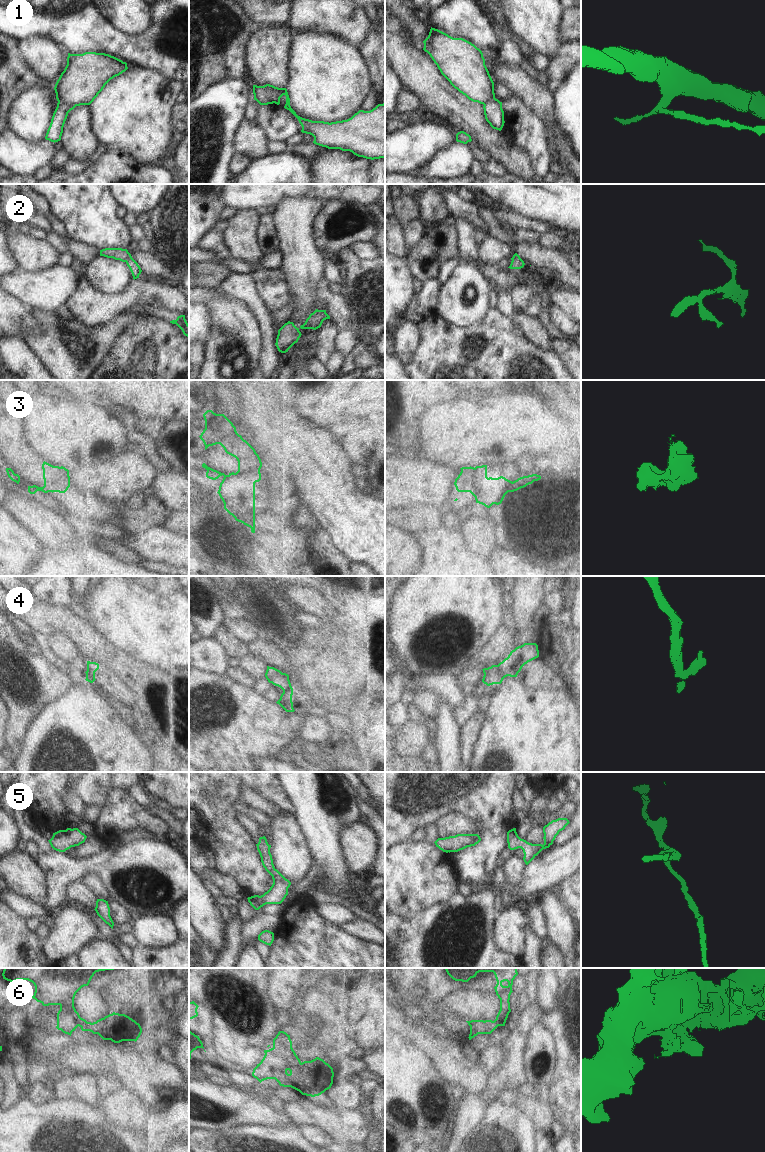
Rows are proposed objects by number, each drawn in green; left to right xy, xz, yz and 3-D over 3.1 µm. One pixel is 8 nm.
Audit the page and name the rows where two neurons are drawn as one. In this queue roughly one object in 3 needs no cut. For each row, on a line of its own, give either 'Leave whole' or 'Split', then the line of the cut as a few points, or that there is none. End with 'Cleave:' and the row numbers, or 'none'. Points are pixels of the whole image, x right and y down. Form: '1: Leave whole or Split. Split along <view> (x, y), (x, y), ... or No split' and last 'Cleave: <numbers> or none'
1: Split. Split along xz (261, 86), (266, 89), (272, 89), (275, 92), (274, 102)
2: Leave whole. No split
3: Split. Split along xz (259, 469), (229, 475)
4: Split. Split along yz (497, 665), (504, 677)
5: Leave whole. No split
6: Leave whole. No split
Cleave: 1, 3, 4.

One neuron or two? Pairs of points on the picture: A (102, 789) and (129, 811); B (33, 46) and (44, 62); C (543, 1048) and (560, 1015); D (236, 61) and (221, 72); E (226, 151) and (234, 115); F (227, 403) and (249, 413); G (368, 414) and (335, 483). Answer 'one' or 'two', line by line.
A: two
B: one
C: two
D: one
E: one
F: two
G: two

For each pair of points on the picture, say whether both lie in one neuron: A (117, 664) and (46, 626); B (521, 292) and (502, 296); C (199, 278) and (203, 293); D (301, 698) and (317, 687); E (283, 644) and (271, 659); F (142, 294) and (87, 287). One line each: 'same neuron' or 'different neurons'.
A: same neuron
B: different neurons
C: different neurons
D: different neurons
E: different neurons
F: same neuron

